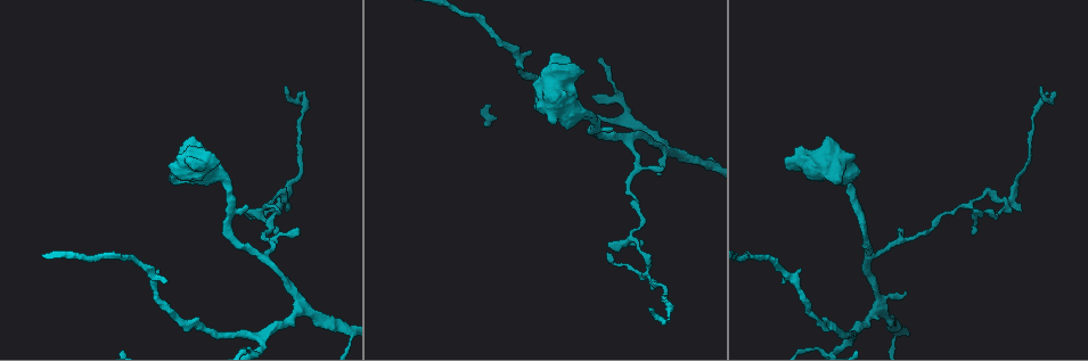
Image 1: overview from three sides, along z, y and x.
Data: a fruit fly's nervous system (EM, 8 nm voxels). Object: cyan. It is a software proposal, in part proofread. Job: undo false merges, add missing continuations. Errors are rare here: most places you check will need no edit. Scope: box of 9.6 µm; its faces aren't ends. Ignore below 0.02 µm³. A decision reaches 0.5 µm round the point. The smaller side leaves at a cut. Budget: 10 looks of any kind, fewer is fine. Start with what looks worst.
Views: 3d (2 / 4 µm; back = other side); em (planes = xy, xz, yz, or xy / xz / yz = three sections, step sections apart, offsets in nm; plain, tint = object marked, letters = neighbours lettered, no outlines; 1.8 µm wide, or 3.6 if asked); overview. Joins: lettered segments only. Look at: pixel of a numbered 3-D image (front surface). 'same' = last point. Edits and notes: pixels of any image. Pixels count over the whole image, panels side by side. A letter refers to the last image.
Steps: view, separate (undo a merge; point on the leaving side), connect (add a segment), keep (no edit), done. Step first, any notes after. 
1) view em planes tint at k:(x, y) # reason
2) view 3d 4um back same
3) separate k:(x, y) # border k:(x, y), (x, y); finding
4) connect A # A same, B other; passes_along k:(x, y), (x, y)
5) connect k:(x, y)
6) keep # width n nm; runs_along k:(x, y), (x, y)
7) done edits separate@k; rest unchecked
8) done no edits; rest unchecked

view 3d 2um at 1:(298, 231) # thin end

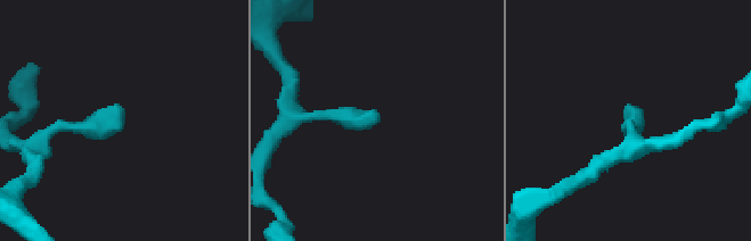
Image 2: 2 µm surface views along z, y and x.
view em xz step 4 tint at 2:(375, 114) # now the EM

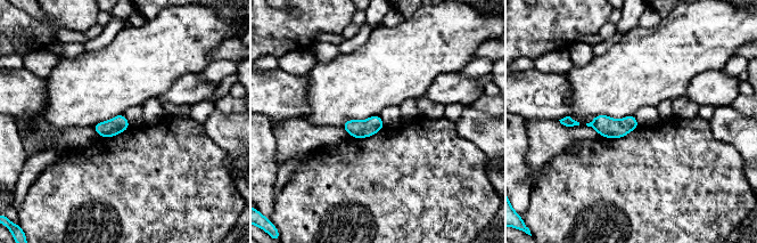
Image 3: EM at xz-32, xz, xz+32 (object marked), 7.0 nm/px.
view em planes letters same # cut it another way

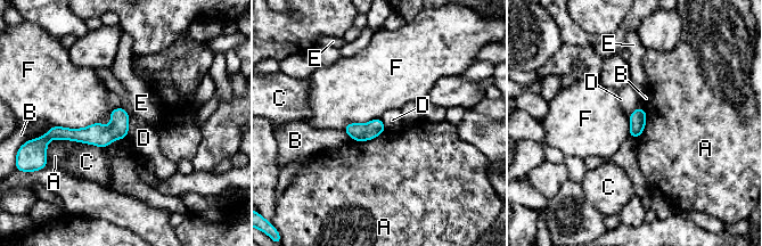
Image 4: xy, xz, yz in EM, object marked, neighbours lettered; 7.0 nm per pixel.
keep # A other, B other, C other, D other, E other, F other; border 4:(120, 107), (128, 113), (125, 138); no lettered segment goes on from it

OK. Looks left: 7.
view em planes letters at 1:(1001, 200) # abrupt turn

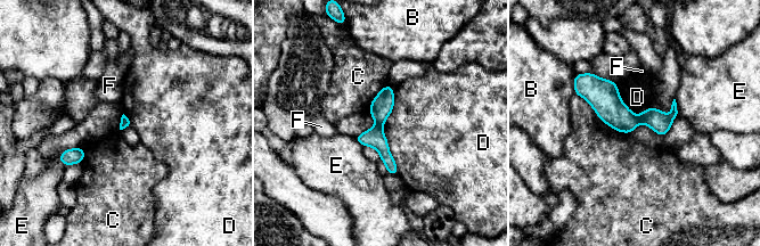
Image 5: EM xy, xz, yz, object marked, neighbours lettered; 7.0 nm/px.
separate 5:(658, 121) # width 60 nm; B other, C other, D other, E other, F other; border 5:(637, 116), (640, 121); two cells meet here

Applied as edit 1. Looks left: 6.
view 3d 2um at 1:(248, 205) # free end

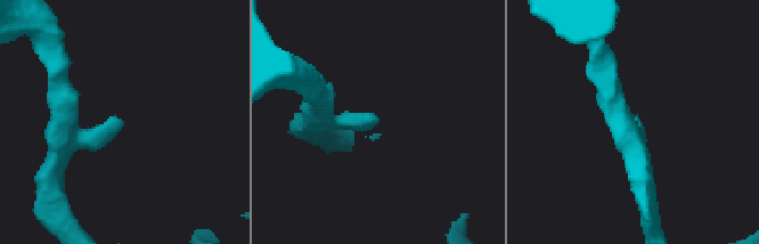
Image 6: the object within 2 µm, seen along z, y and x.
view em planes letters at 6:(120, 124) # arm_widths 190, 200 nm; need the tissue

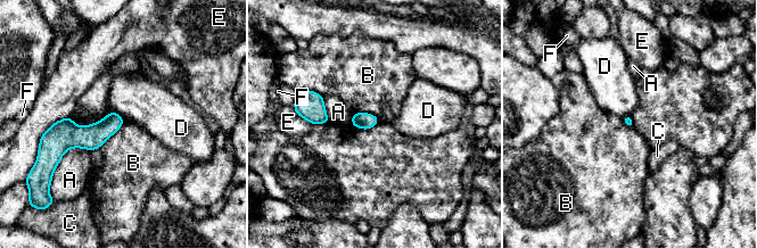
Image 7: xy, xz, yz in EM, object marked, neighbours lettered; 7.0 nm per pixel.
keep # A other, B other, C other, D other, E other, F other; border 7:(353, 113), (371, 113), (379, 121); no lettered segment goes on from it

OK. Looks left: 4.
view 3d 4um at 1:(808, 165) # sudden change in width

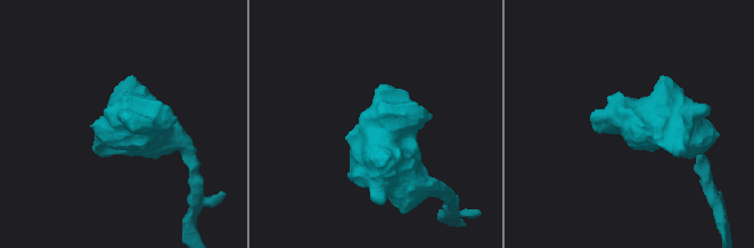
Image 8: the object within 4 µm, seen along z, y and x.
view em planes letters at 8:(633, 123)

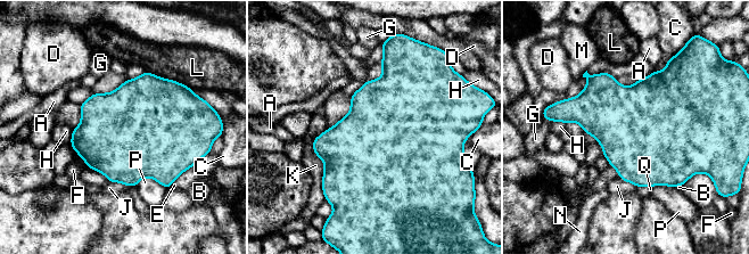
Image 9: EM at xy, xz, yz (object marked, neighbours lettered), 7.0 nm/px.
keep # longest_contact K 360 nm; A other, B other, C other, D other, E other, F other, G other, H other, J other, K other, L other, M other, N other, P other, Q other; continuous, no second cell

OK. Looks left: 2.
done edits separate@5; rest unchecked

